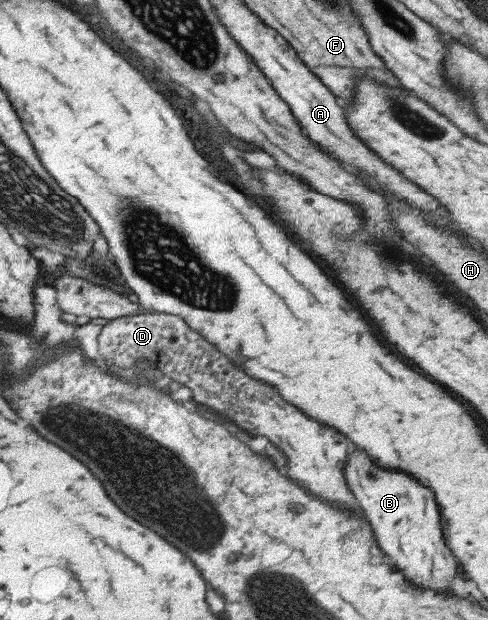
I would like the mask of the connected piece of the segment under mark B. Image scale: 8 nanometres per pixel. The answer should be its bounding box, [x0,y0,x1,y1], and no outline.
[342,447,458,590]

